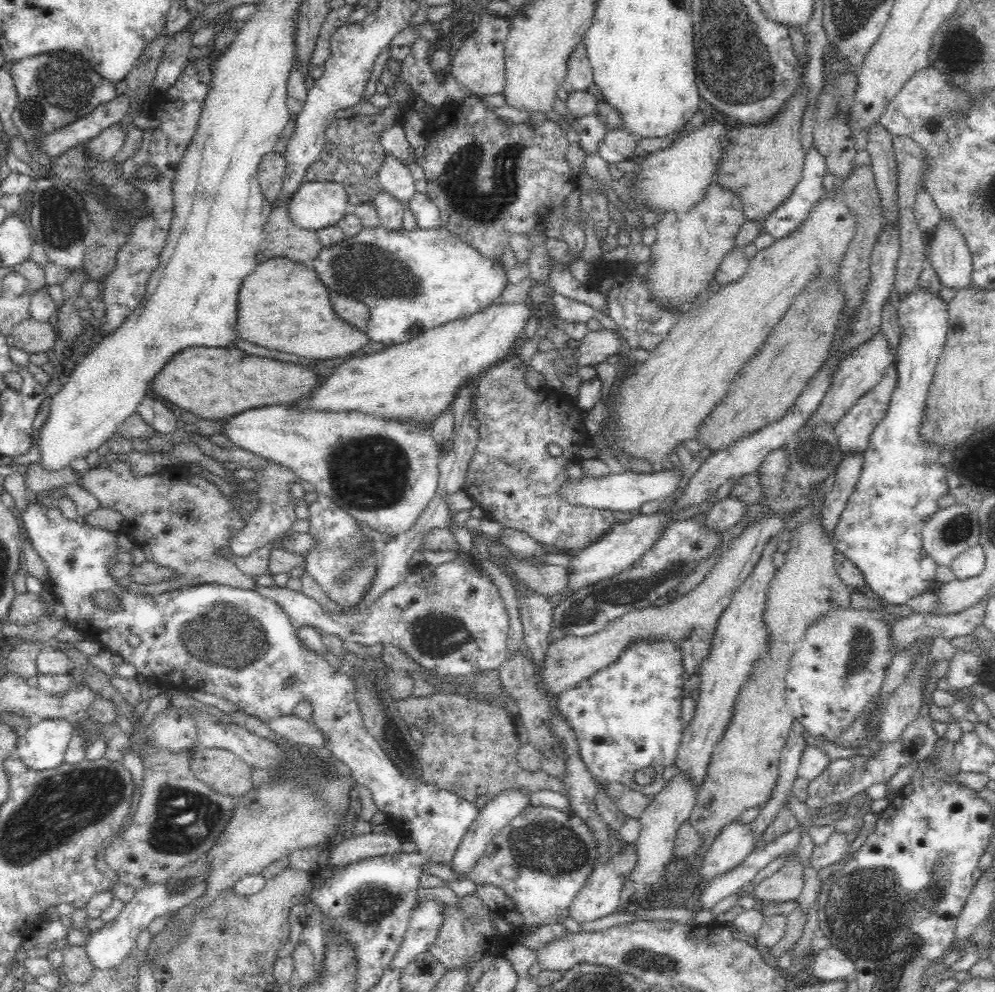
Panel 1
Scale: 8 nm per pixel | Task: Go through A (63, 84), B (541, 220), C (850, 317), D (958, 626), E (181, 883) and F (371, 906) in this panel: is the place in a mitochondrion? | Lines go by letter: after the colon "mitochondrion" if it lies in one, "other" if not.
A: mitochondrion
B: other
C: other
D: other
E: mitochondrion
F: mitochondrion

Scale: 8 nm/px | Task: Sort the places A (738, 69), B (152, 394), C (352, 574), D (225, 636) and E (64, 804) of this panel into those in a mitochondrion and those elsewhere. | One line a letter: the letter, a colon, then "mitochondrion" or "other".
A: mitochondrion
B: other
C: mitochondrion
D: mitochondrion
E: mitochondrion

